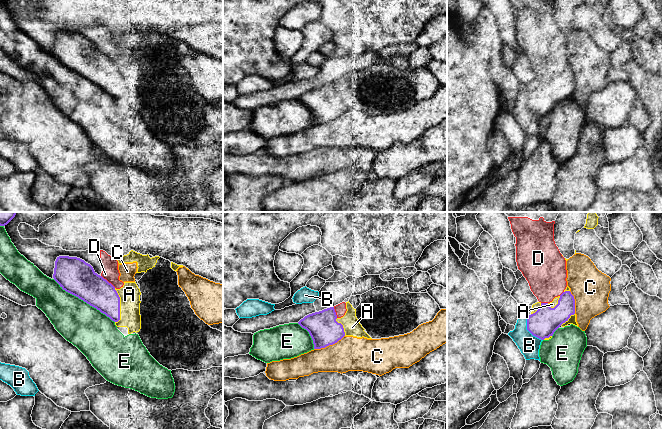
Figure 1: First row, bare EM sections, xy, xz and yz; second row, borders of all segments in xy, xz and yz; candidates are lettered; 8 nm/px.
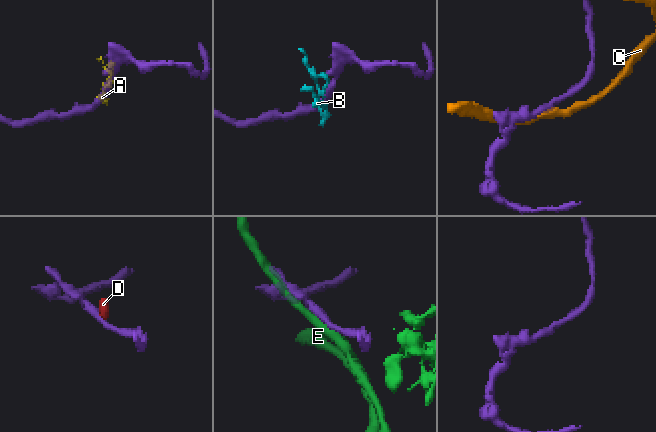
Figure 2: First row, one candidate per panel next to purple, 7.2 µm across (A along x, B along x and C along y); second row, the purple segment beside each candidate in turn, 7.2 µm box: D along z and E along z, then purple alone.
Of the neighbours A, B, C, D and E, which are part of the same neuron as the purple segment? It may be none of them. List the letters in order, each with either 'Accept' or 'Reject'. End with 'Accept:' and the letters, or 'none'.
A: Reject
B: Reject
C: Reject
D: Reject
E: Reject
Accept: none

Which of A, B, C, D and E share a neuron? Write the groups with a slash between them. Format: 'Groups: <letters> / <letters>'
Groups: A C / B / D / E

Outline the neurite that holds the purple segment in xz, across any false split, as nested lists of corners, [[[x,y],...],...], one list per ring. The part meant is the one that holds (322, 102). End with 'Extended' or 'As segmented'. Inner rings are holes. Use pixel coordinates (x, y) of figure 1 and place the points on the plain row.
[[[346,55],[326,58],[313,79],[295,80],[267,91],[240,94],[232,104],[241,109],[254,110],[279,101],[298,99],[309,108],[314,125],[325,124],[345,112],[343,101],[336,97],[334,83],[350,74],[353,66],[354,62]]]. Extended

